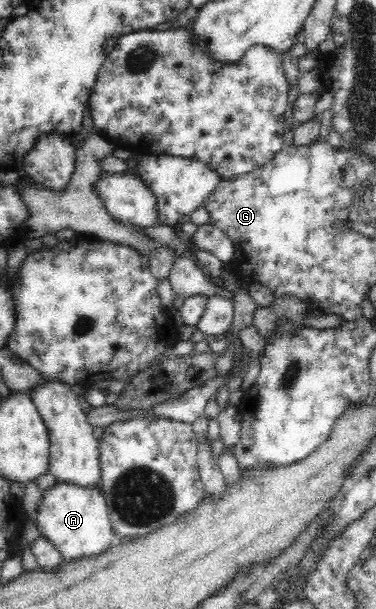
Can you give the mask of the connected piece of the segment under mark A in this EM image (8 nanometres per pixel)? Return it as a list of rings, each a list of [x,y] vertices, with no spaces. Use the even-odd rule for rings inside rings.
[[[57,482],[42,491],[35,511],[39,532],[55,545],[65,561],[101,555],[116,541],[106,498],[99,486],[85,488]]]

